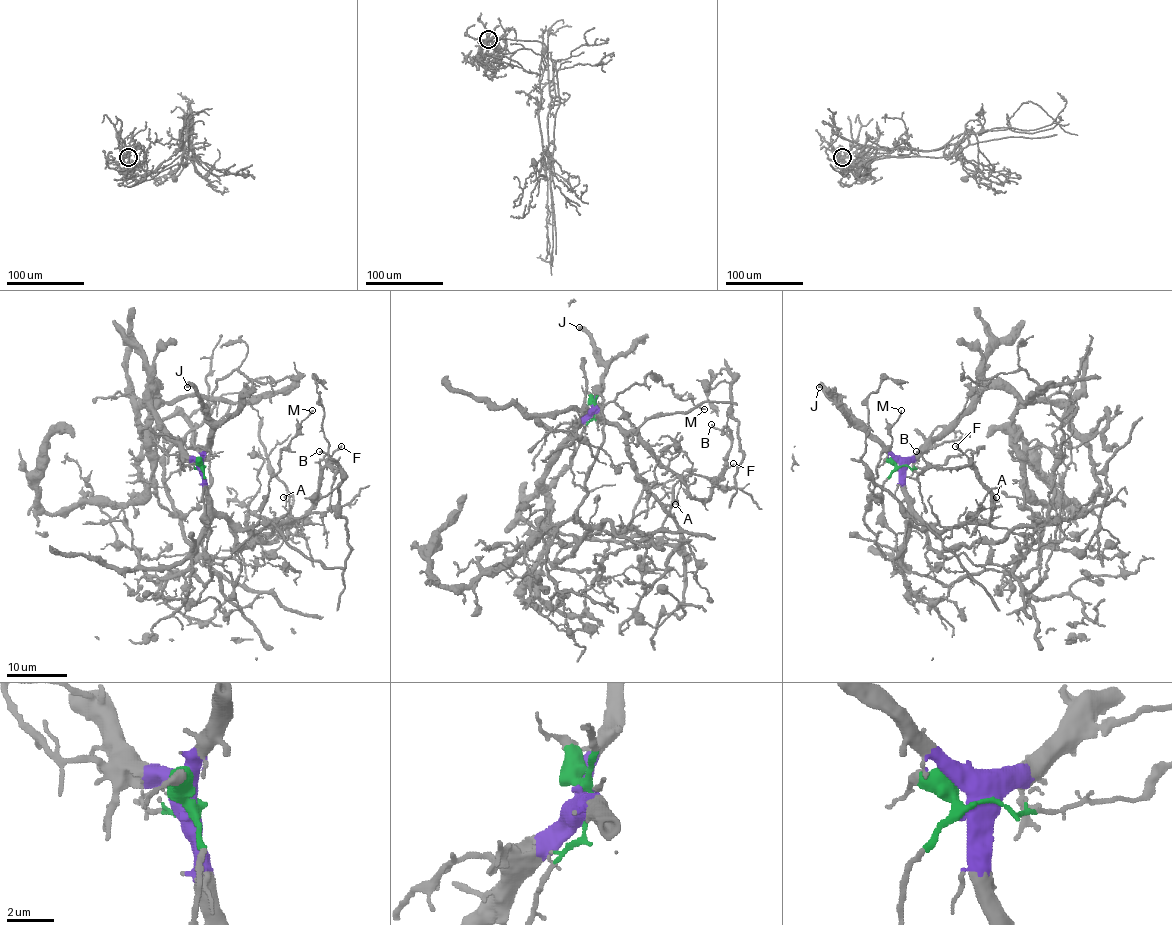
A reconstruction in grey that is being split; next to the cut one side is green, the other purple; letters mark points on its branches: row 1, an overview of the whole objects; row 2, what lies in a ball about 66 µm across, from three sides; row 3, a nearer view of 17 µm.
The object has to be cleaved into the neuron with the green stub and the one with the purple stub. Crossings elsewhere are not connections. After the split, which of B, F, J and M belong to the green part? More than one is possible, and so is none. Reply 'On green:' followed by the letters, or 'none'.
On green: M

